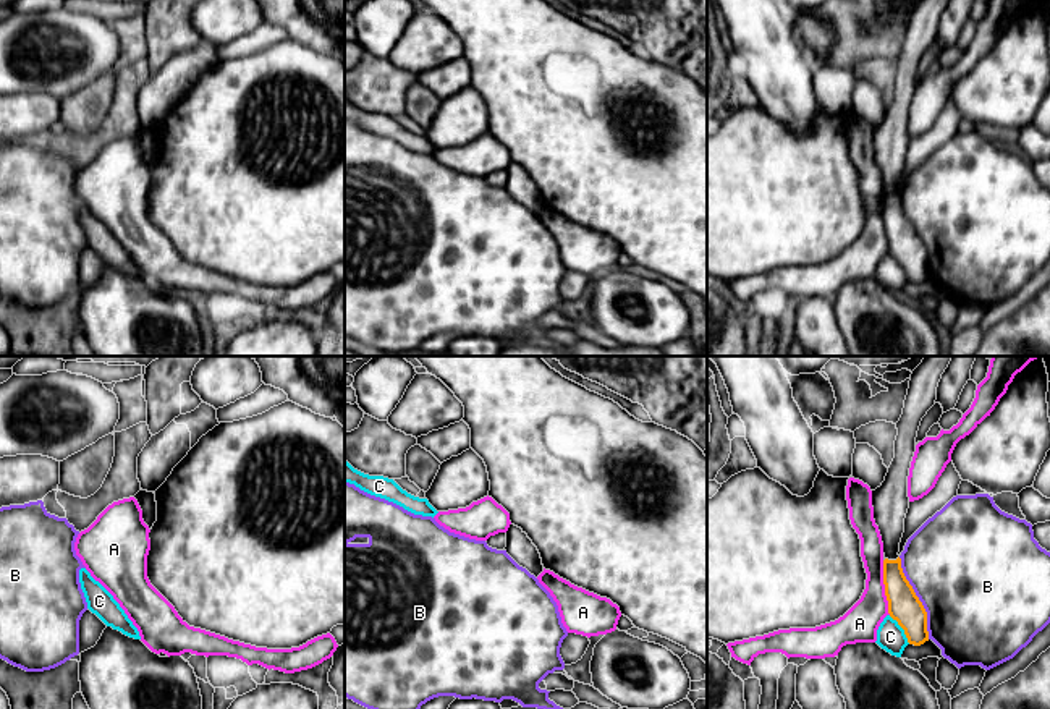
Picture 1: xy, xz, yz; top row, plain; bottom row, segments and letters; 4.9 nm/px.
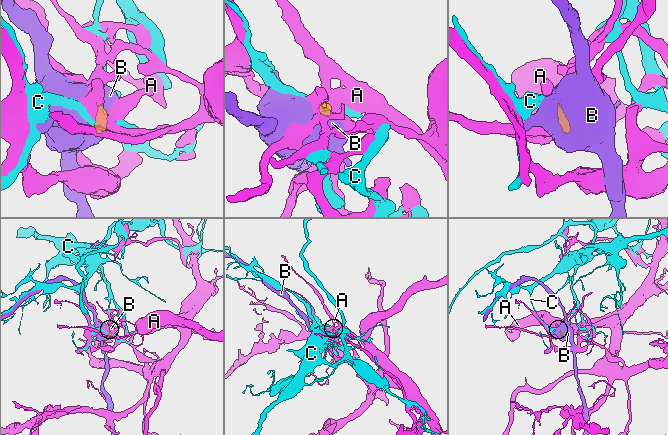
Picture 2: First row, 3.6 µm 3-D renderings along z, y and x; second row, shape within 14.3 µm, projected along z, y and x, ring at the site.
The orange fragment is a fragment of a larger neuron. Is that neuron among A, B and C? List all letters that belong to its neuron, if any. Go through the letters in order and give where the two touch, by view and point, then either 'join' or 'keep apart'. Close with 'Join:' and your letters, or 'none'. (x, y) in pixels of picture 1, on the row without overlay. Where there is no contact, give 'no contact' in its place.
A: yz (885, 225) | keep apart
B: yz (918, 235) | keep apart
C: yz (901, 264) | keep apart
Join: none

